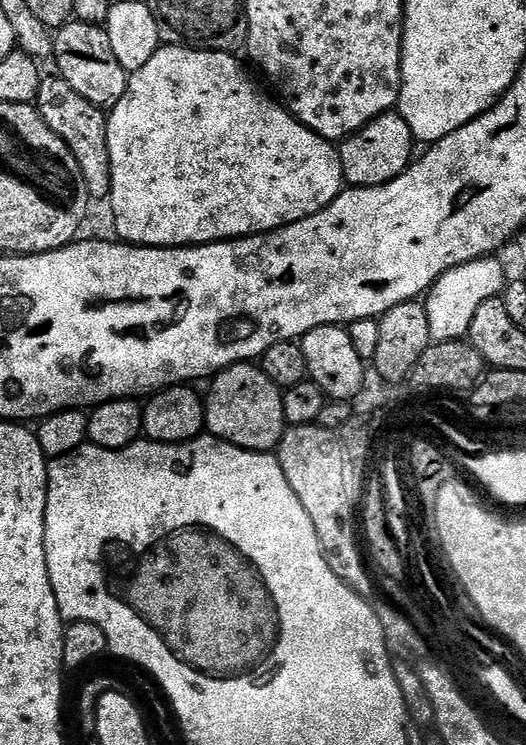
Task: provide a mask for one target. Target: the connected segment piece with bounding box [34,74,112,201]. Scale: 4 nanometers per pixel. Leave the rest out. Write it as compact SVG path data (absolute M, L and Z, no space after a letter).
M58 74L45 75L38 86L38 94L34 107L40 117L66 142L70 154L74 154L74 162L78 162L78 170L82 170L82 178L86 182L86 190L93 201L107 201L112 194L112 175L110 174L110 146L108 145L108 118L105 109L94 106L70 86Z

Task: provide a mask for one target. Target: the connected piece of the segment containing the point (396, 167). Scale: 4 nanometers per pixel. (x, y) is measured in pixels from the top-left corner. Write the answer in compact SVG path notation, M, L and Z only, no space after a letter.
M395 111L384 113L339 145L345 181L353 188L373 188L388 184L413 163L412 144L414 145L412 131L402 117Z

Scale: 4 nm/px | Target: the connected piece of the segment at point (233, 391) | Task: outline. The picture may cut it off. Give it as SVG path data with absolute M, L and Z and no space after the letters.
M252 362L231 364L211 381L212 393L206 396L206 428L211 435L251 452L272 452L284 437L286 425L282 414L282 390L270 378L263 367Z

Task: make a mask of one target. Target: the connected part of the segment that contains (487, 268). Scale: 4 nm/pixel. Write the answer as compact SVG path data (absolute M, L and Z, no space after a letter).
M496 258L466 262L444 271L426 293L433 341L445 344L451 340L464 340L470 330L470 322L474 322L474 314L478 314L478 306L482 306L482 302L487 300L497 299L503 293L505 283L504 268Z

